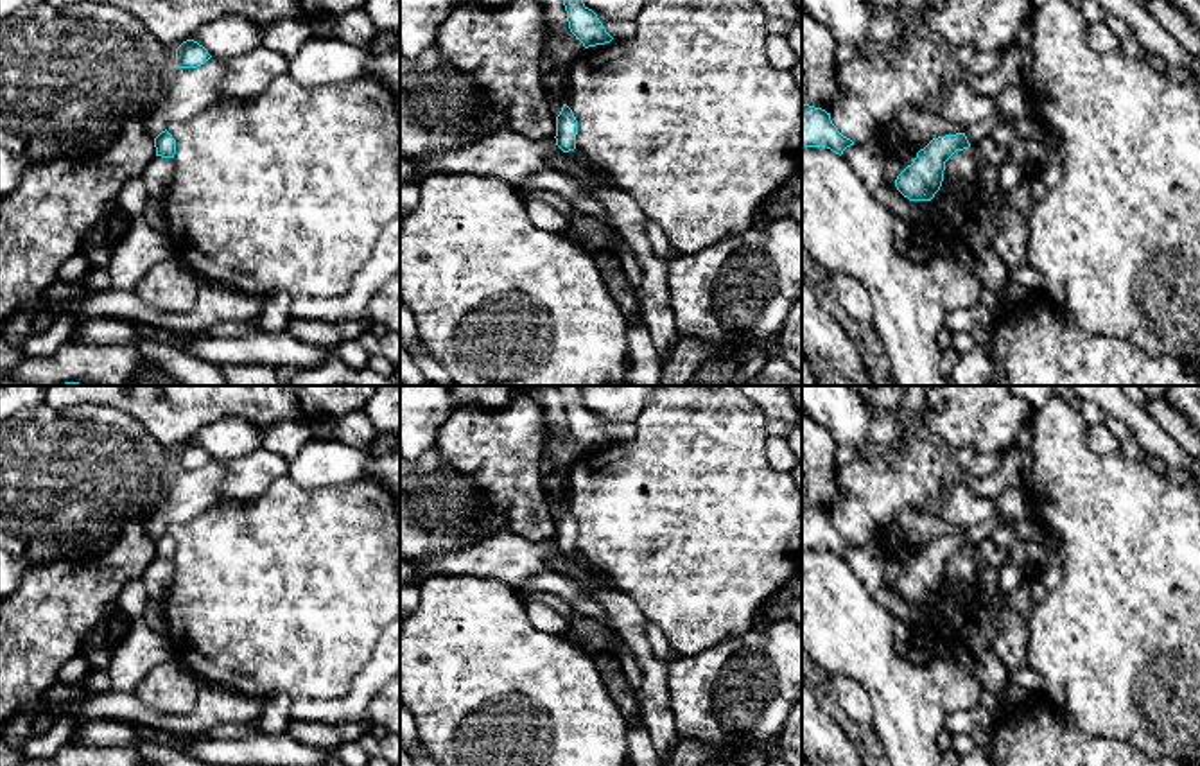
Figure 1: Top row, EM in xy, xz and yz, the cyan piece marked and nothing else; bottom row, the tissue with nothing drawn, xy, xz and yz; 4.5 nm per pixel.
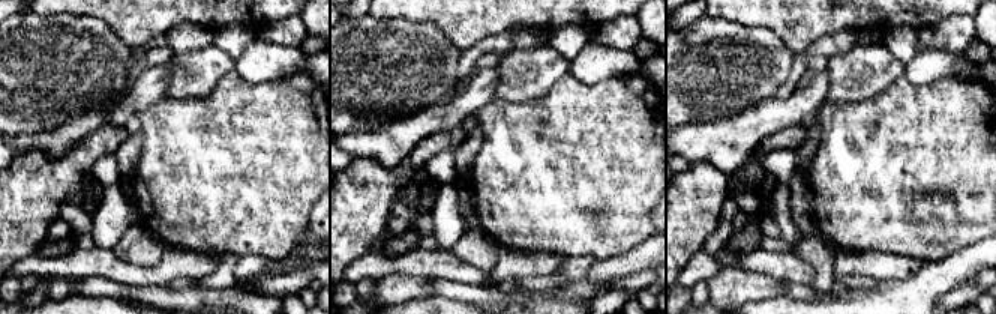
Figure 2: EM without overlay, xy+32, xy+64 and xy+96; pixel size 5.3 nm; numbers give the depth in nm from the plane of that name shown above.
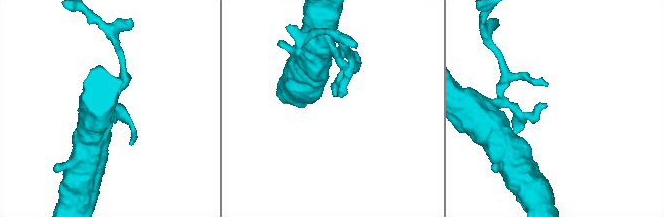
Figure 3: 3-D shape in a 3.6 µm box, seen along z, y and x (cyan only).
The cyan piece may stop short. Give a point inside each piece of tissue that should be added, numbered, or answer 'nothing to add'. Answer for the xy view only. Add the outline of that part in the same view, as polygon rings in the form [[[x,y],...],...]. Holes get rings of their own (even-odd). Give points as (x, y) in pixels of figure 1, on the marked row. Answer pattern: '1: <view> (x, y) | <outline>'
nothing to add

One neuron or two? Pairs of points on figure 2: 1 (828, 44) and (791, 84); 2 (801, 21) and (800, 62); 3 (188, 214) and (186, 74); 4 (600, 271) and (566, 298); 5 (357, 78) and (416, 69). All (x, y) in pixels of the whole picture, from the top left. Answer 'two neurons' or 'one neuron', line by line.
1: one neuron
2: two neurons
3: two neurons
4: one neuron
5: one neuron

